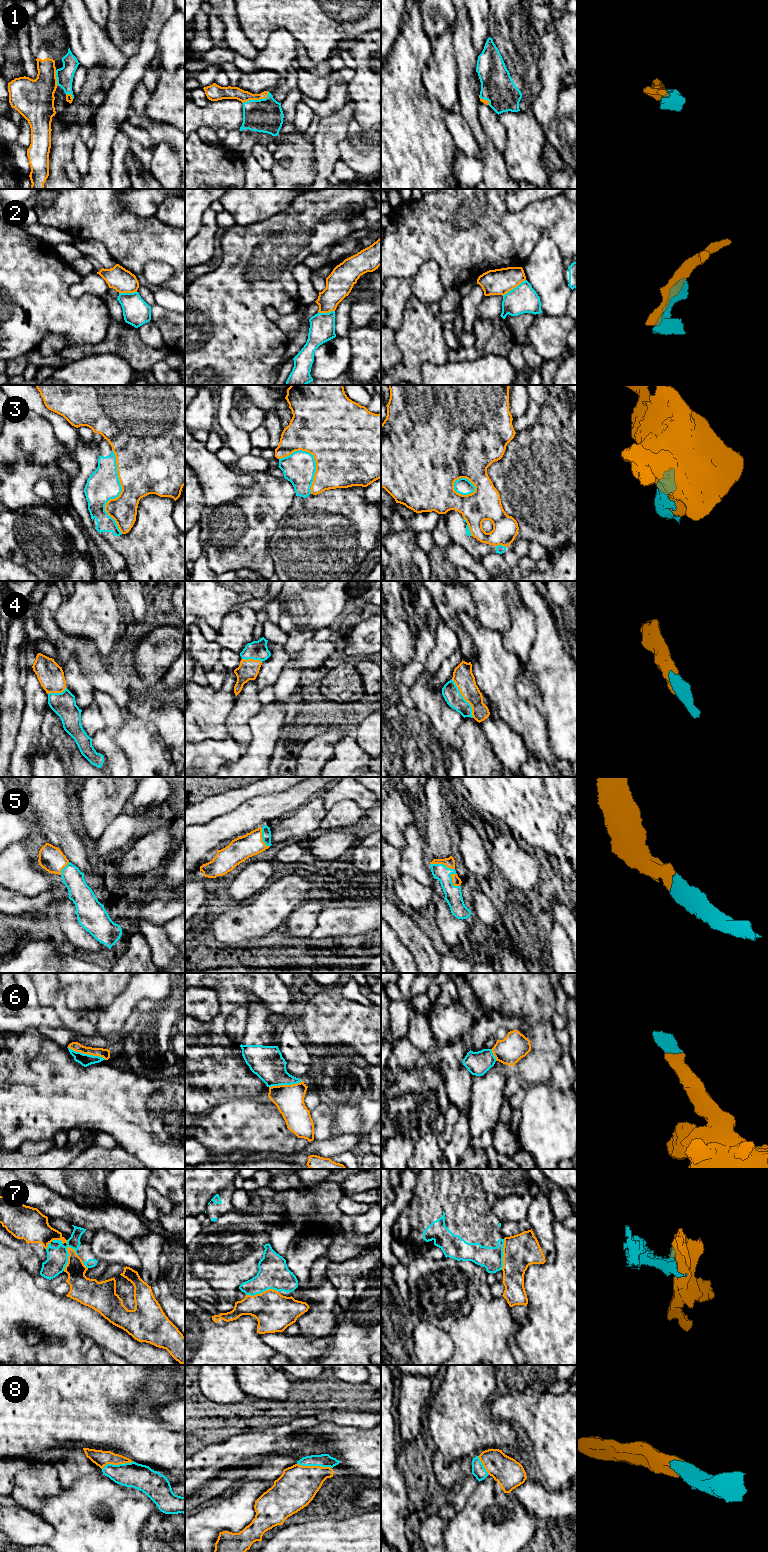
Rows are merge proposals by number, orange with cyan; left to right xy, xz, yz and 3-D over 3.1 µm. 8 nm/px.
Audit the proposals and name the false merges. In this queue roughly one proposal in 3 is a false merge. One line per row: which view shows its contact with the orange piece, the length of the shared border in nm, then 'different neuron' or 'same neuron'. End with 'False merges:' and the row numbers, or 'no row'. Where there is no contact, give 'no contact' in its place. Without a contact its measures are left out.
1: meets orange in xz; contact 220 nm long; same neuron
2: meets orange in yz; contact 240 nm long; different neuron
3: meets orange in xy; contact 700 nm long; different neuron
4: meets orange in yz; contact 360 nm long; same neuron
5: meets orange in yz; contact 200 nm long; same neuron
6: meets orange in xy; contact 320 nm long; same neuron
7: meets orange in xy; contact 220 nm long; different neuron
8: meets orange in xz; contact 280 nm long; same neuron
False merges: 2, 3, 7

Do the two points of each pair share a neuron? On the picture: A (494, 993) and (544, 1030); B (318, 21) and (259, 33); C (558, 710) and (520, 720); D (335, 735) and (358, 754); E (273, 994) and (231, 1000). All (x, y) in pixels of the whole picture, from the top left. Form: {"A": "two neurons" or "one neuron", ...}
{"A": "one neuron", "B": "one neuron", "C": "two neurons", "D": "two neurons", "E": "one neuron"}

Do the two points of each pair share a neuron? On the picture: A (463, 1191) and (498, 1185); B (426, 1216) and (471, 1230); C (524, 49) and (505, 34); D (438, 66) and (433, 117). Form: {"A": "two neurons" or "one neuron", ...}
{"A": "two neurons", "B": "one neuron", "C": "one neuron", "D": "two neurons"}

